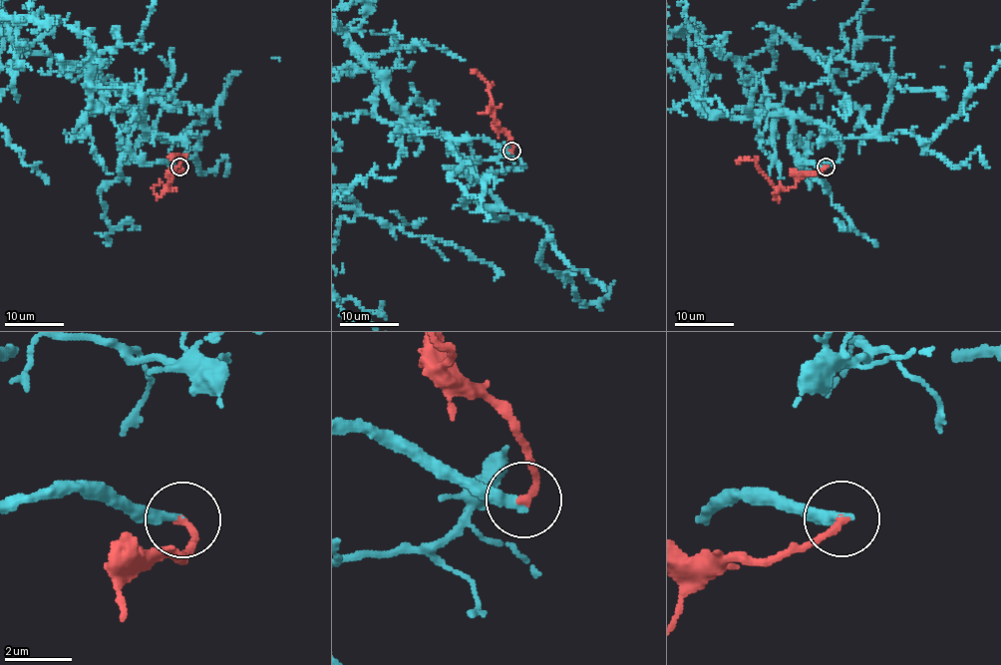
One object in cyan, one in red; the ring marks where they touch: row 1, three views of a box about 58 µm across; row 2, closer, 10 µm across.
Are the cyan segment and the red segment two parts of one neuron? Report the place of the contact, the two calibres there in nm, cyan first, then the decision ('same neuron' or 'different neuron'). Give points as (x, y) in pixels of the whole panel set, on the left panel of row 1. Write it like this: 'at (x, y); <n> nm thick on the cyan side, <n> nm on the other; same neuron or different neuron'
at (179, 166); 320 nm thick on the cyan side, 240 nm on the other; same neuron

